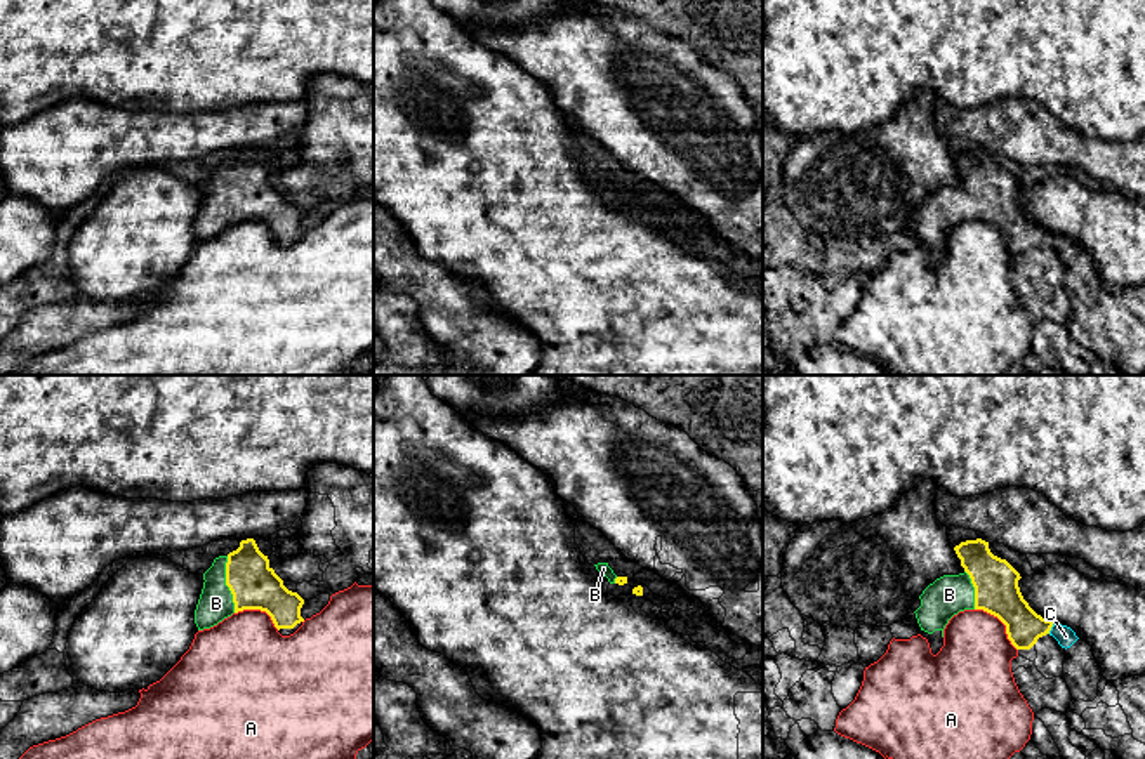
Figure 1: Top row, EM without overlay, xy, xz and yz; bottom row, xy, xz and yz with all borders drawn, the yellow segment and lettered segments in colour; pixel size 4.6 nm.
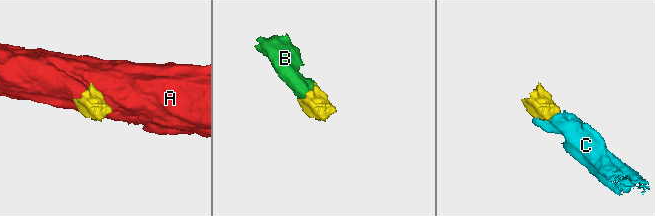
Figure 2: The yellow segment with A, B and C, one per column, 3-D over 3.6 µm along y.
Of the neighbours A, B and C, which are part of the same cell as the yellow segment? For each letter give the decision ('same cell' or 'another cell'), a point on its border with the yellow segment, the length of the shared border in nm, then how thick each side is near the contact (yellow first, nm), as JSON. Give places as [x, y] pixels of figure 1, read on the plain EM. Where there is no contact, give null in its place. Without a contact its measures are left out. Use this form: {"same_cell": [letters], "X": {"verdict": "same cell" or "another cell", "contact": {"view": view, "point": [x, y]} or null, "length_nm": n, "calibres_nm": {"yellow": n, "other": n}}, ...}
{"same_cell": ["B", "C"], "A": {"verdict": "another cell", "contact": {"view": "yz", "point": [1003, 233]}, "length_nm": 280, "calibres_nm": {"yellow": 200, "other": 360}}, "B": {"verdict": "same cell", "contact": {"view": "xy", "point": [226, 195]}, "length_nm": 260, "calibres_nm": {"yellow": 220, "other": 160}}, "C": {"verdict": "same cell", "contact": {"view": "yz", "point": [1050, 240]}, "length_nm": 50, "calibres_nm": {"yellow": 170, "other": 90}}}

